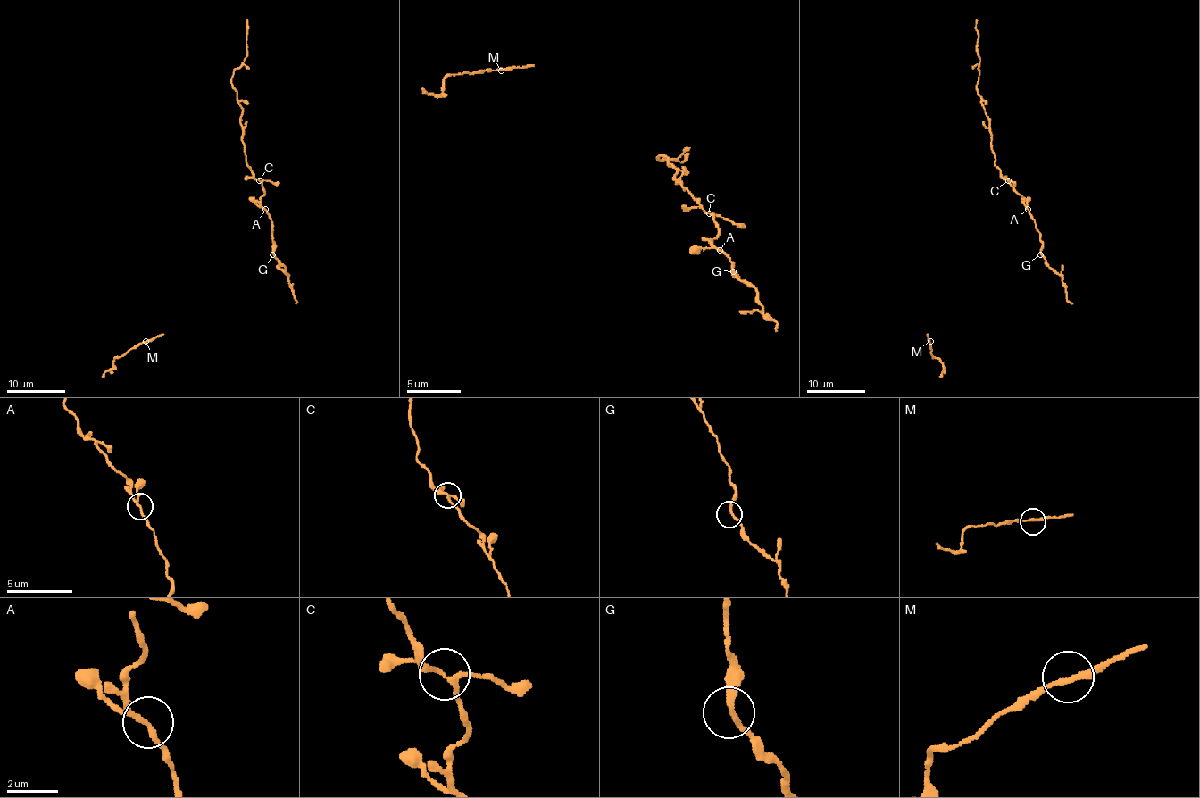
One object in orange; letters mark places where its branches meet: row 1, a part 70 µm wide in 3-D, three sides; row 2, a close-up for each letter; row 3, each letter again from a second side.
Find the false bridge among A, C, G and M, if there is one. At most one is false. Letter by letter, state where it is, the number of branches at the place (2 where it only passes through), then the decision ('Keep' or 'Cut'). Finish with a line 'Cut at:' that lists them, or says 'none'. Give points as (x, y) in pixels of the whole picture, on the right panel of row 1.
A: Place: (1028, 209). Branches: 3. Keep
C: Place: (1008, 180). Branches: 3. Keep
G: Place: (1040, 254). Branches: 2. Keep
M: Place: (930, 341). Branches: 2. Keep
Cut at: none

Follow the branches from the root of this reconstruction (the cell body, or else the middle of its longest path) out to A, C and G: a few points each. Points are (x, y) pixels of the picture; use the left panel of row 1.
A: (272, 243), (272, 222), (265, 209)
C: (272, 243), (272, 222), (261, 204), (264, 188), (260, 179)
G: (272, 243), (272, 254)

